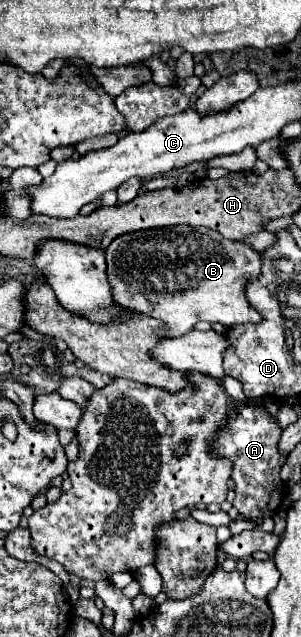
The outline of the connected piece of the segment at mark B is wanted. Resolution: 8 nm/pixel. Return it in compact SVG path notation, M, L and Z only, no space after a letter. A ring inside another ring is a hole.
M170 226L160 230L140 230L132 234L122 234L106 248L106 260L108 280L114 288L116 302L124 308L162 320L166 324L162 330L164 336L184 336L200 320L220 322L226 328L232 328L236 324L262 322L260 312L254 310L246 298L248 282L260 276L262 254L246 242L226 240L218 230Z

